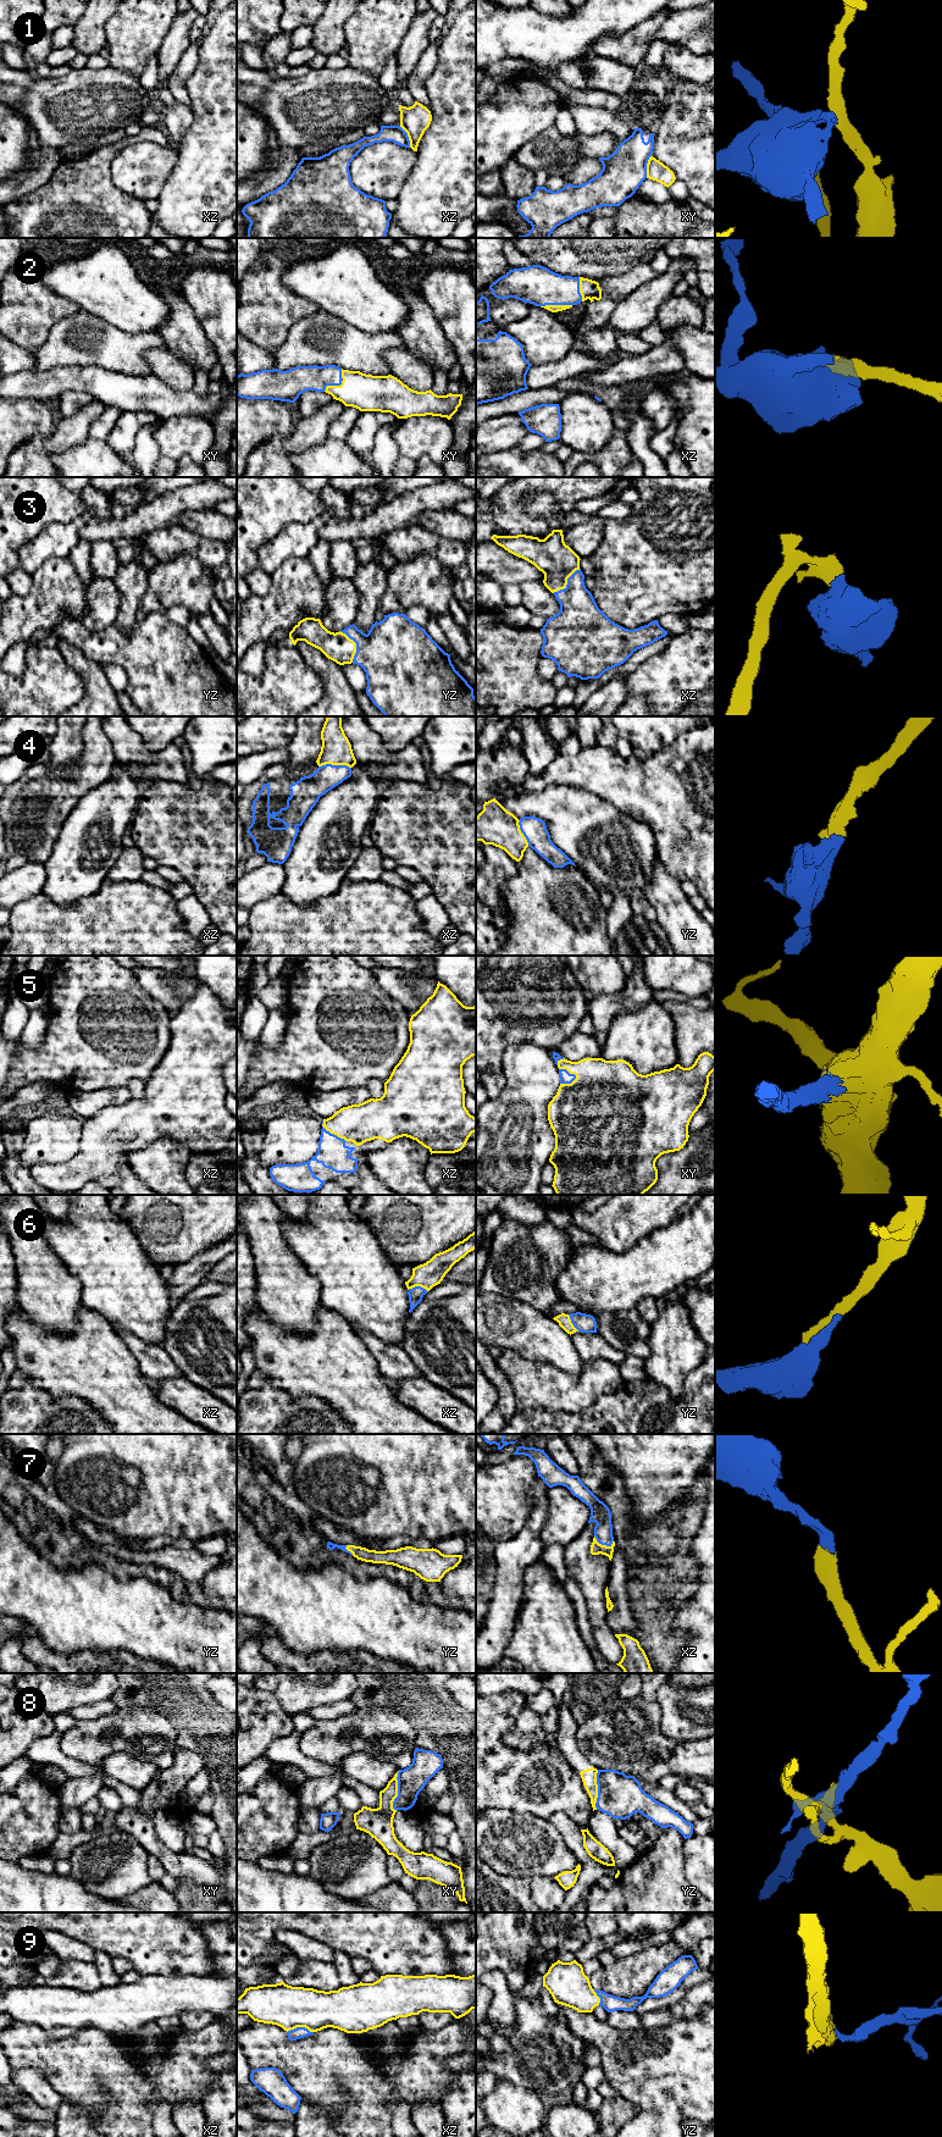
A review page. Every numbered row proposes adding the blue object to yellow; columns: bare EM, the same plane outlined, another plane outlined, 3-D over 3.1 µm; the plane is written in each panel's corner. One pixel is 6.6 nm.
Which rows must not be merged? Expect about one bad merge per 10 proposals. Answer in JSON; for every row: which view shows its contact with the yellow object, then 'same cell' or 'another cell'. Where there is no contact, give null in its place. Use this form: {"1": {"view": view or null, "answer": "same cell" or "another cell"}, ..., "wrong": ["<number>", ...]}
{"1": {"view": "xy", "answer": "another cell"}, "2": {"view": "xy", "answer": "same cell"}, "3": {"view": "yz", "answer": "same cell"}, "4": {"view": "xz", "answer": "same cell"}, "5": {"view": "xy", "answer": "same cell"}, "6": {"view": "xz", "answer": "same cell"}, "7": {"view": "xz", "answer": "same cell"}, "8": {"view": "xy", "answer": "another cell"}, "9": {"view": "xz", "answer": "same cell"}, "wrong": ["1", "8"]}

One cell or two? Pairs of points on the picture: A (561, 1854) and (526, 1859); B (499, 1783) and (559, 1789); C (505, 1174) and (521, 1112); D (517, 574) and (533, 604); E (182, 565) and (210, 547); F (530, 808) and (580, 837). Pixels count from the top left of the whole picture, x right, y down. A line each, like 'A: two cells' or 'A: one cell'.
A: one cell
B: one cell
C: one cell
D: two cells
E: two cells
F: one cell

